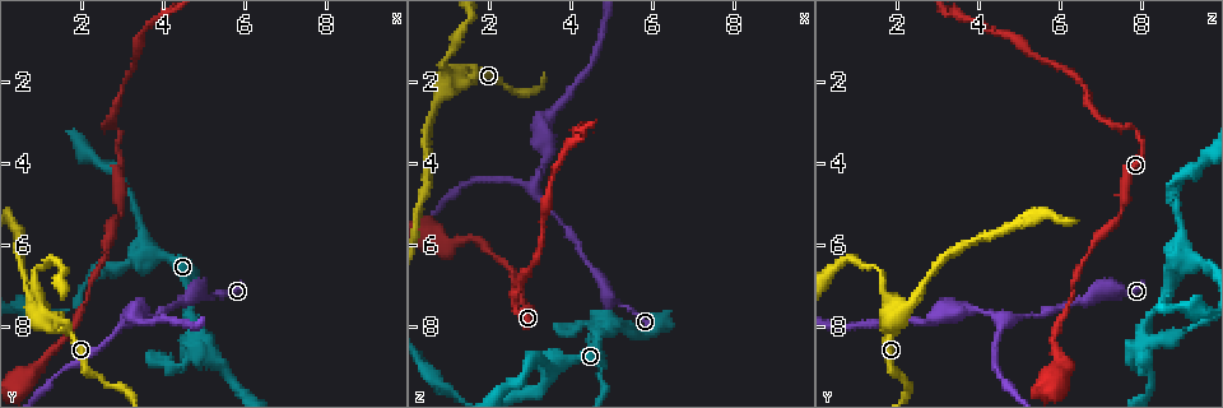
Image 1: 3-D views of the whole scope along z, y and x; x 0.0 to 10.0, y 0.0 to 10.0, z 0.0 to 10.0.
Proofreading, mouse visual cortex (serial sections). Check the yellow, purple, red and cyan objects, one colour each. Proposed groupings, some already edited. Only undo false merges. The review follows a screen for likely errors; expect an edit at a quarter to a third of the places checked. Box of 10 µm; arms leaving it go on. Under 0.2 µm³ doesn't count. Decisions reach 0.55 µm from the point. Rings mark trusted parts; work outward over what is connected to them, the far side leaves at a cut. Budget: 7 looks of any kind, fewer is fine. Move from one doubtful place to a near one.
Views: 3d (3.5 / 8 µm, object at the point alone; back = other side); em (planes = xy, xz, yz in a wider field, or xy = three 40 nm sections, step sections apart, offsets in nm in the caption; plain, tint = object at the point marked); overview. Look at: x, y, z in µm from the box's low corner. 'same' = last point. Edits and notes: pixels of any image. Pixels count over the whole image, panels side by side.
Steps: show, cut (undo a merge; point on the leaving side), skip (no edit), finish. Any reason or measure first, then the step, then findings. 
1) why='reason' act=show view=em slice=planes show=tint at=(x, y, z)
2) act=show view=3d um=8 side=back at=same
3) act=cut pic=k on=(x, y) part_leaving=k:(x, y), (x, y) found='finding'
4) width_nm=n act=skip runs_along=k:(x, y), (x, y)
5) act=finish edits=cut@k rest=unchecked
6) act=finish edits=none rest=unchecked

why='thin neck' act=show view=3d um=3.5 at=(3.15, 7.85, 4.60)

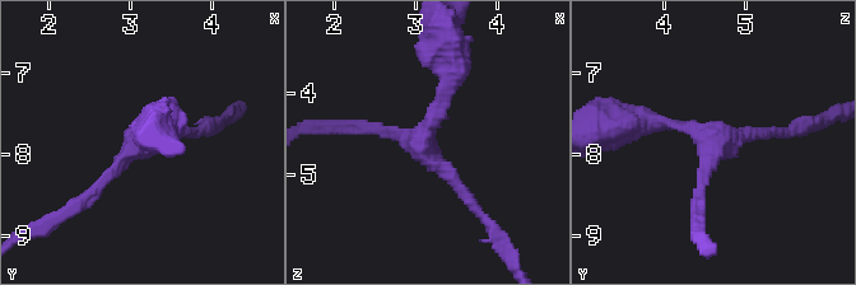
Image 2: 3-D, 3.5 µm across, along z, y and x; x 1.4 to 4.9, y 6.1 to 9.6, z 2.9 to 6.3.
why='shape alone is not enough' act=show view=em slice=xy step=5 show=tint at=(3.10, 7.85, 4.60)

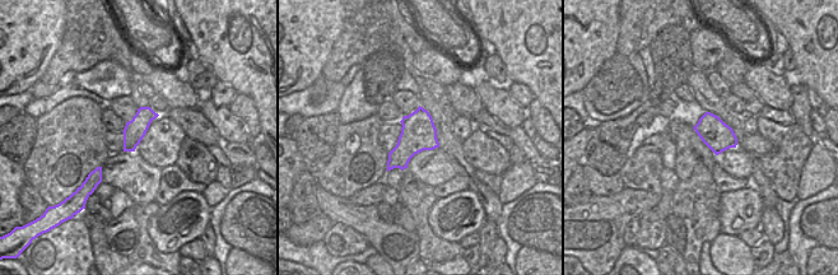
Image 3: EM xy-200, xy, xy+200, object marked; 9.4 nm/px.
why='cut it another way' act=show view=em slice=xy step=3 show=tint at=same

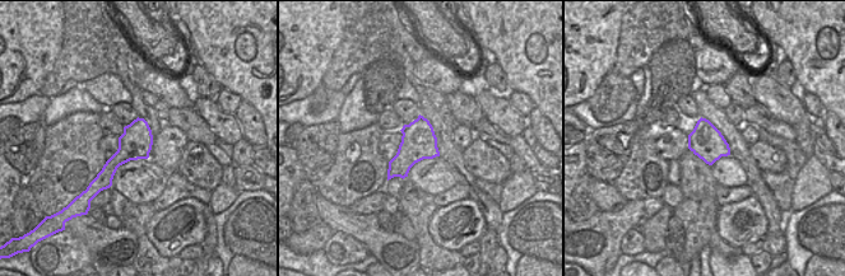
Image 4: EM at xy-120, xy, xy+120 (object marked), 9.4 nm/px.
act=skip runs_along=2:(474, 205), (423, 146), (446, 71) found='one cell here'

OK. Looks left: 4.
why='sharp bend' act=show view=3d um=3.5 side=back at=(4.85, 8.30, 8.05)

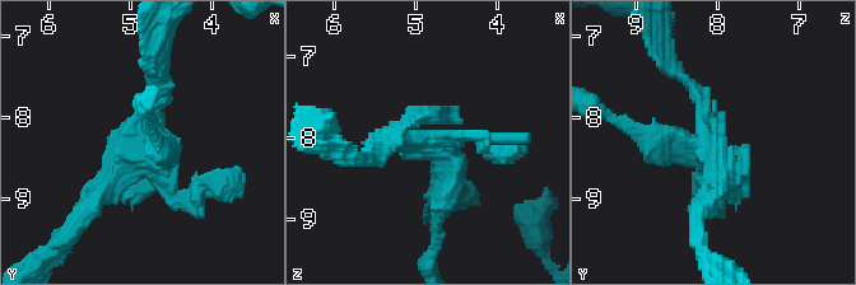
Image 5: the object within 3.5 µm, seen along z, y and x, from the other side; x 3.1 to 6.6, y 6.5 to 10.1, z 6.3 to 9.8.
act=show view=em slice=xy step=2 show=plain at=(4.85, 8.25, 8.10)

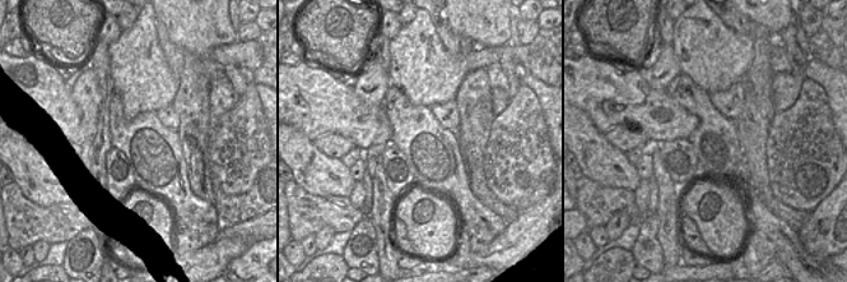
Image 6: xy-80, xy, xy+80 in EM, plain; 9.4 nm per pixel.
why='where the object lies' act=show view=em slice=xy step=2 show=tint at=same

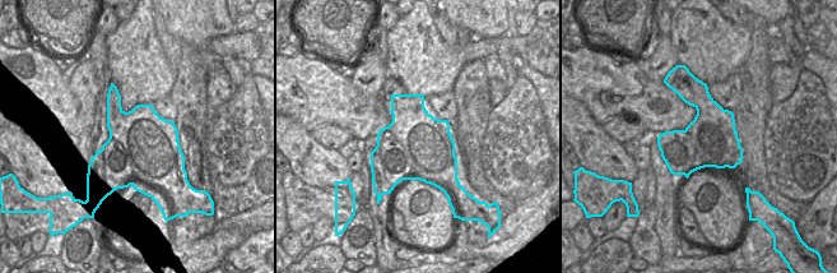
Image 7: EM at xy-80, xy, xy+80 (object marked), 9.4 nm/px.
act=cut pic=5 on=(655, 152) found='a second cell is stuck on'

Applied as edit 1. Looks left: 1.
act=finish edits=cut@5 rest=unchecked

